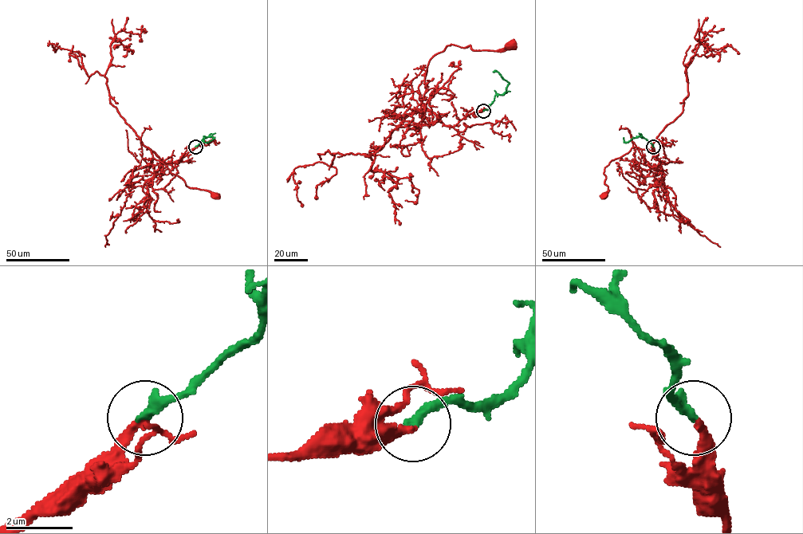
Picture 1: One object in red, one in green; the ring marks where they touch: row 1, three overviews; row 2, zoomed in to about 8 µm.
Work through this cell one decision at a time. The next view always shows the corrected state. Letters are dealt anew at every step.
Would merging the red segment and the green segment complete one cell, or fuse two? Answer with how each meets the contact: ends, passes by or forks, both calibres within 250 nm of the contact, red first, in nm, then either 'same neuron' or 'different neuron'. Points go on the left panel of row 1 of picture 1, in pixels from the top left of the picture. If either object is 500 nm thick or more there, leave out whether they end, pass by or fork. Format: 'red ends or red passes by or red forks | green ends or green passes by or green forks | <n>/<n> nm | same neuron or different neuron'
red ends | green ends | 240/280 nm | same neuron

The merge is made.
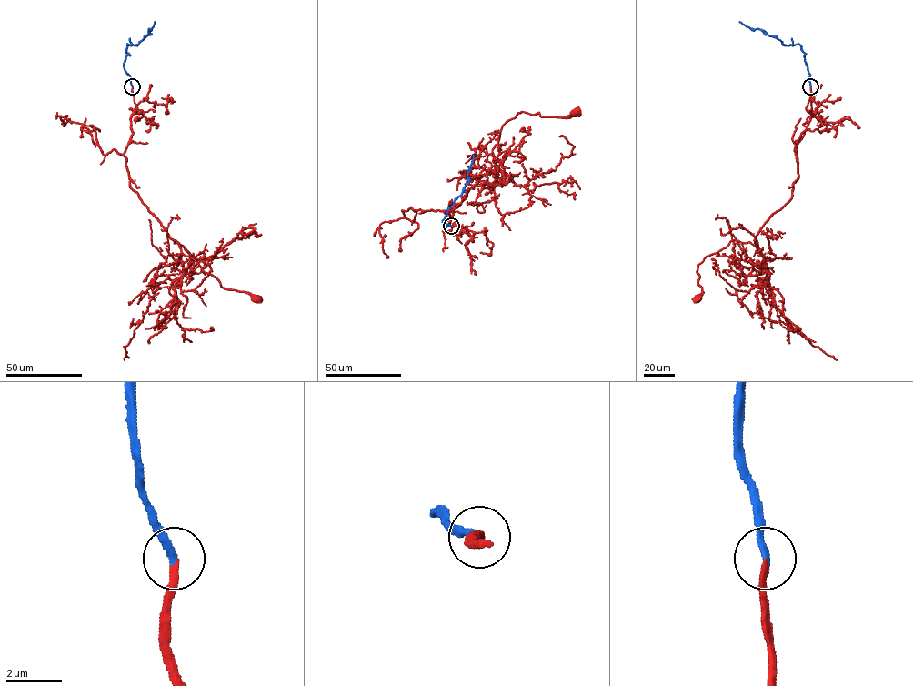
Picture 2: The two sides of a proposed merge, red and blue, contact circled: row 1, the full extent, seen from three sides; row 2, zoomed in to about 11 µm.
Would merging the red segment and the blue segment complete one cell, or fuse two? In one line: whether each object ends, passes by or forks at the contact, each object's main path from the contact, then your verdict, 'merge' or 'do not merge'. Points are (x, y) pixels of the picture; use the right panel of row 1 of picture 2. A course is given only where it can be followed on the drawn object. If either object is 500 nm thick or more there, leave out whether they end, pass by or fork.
red ends there; blue ends there; red runs (810, 86), (791, 197), (760, 229), (757, 246), (731, 241), (698, 265), (696, 299); blue runs (810, 86), (810, 74), (800, 45), (784, 45), (775, 37), (739, 22); merge

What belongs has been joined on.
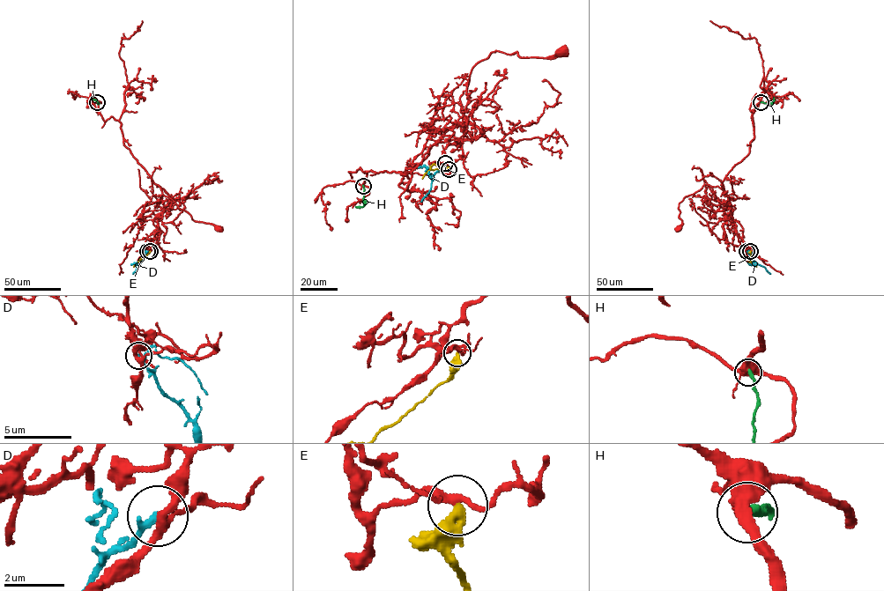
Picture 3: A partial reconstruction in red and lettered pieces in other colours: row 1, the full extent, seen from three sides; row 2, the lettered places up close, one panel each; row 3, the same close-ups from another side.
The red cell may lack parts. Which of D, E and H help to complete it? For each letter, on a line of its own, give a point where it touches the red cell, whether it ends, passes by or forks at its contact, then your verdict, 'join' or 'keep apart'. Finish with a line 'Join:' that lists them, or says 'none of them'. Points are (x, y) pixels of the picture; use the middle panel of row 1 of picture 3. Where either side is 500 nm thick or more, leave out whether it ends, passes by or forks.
D: contact (445, 163); it ends; keep apart
E: contact (449, 169); it ends; keep apart
H: contact (363, 186); keep apart
Join: none of them

